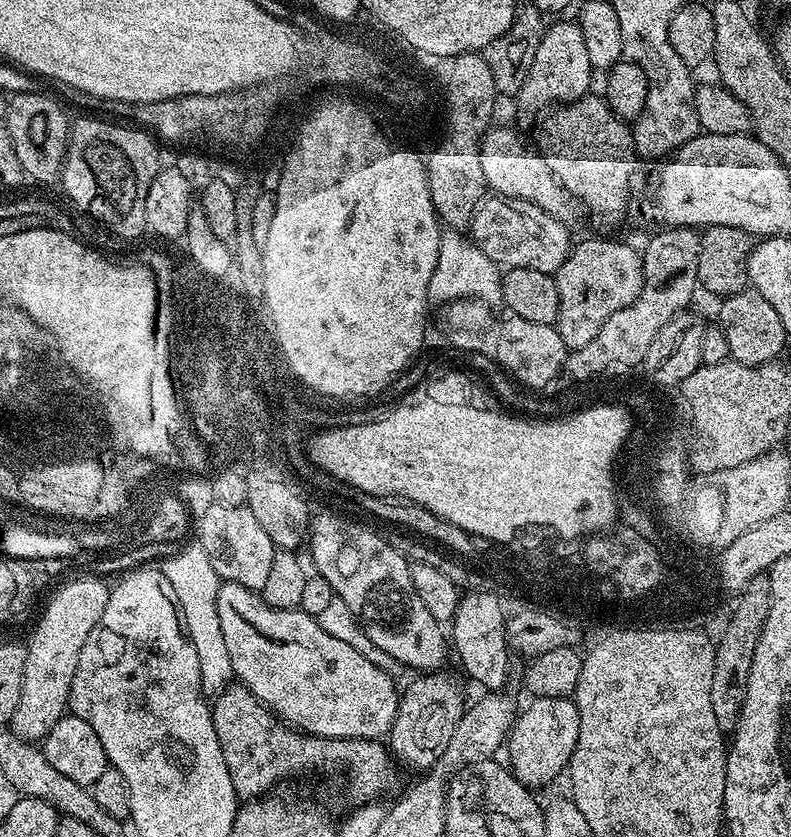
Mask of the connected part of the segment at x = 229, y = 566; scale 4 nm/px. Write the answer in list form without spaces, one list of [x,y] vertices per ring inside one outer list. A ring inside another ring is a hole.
[[[213,503],[200,520],[198,542],[210,558],[210,566],[220,575],[221,581],[253,590],[263,590],[270,574],[270,562],[274,562],[276,547],[270,542],[270,534],[258,526],[258,518],[246,506],[235,508]]]

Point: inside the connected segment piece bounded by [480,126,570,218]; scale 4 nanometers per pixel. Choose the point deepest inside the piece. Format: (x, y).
(512, 170)

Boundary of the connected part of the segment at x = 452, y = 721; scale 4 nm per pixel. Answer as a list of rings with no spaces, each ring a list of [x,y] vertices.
[[[437,670],[433,673],[417,675],[401,693],[396,705],[395,720],[391,724],[388,735],[388,748],[397,761],[404,761],[419,770],[431,768],[439,760],[450,738],[454,734],[454,726],[464,716],[466,699],[459,680]]]

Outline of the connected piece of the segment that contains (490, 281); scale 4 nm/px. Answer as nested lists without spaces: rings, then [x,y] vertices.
[[[441,231],[438,266],[434,266],[434,275],[430,277],[428,298],[437,306],[450,304],[453,300],[480,300],[489,306],[499,305],[502,301],[502,269],[486,258],[478,245],[469,242],[461,231]]]

